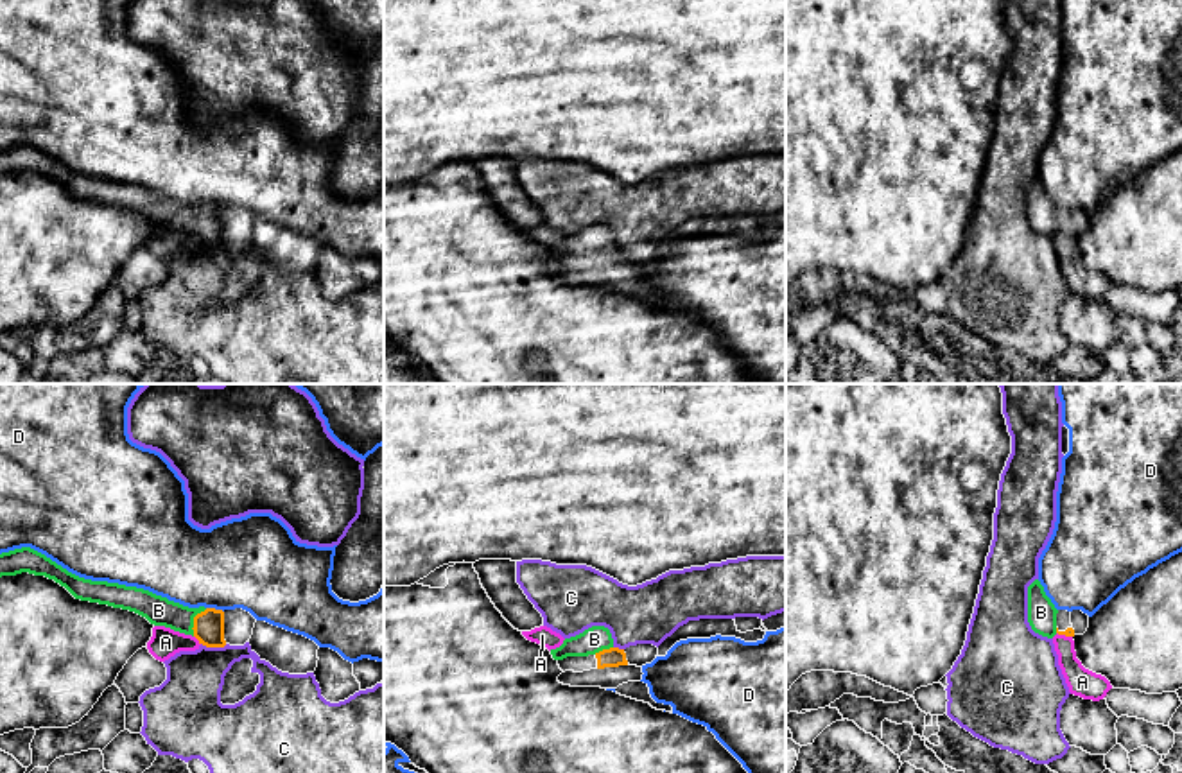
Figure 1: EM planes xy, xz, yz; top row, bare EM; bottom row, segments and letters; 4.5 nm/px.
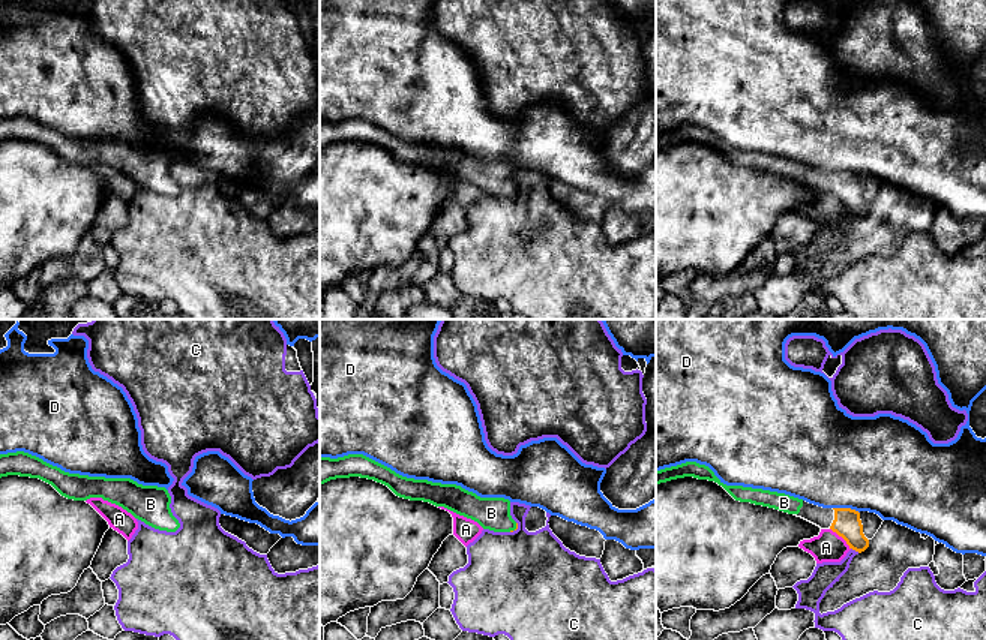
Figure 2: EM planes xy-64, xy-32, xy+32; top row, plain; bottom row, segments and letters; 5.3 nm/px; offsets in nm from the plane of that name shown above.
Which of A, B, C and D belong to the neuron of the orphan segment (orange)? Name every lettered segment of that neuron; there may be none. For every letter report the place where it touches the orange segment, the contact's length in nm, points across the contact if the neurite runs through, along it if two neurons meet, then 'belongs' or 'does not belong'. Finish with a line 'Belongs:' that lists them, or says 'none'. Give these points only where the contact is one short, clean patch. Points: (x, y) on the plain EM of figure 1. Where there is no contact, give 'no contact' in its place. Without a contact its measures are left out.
A: meets orange in xy at (198, 237); contact 50 nm long; border along xy (194, 234), (199, 243); does not belong
B: meets orange in xy at (194, 219); contact 140 nm long; runs through xy (208, 225), (194, 219), (158, 208); belongs
C: meets orange in xy at (214, 244); contact 120 nm long; border along xy (201, 241), (207, 244), (226, 243); does not belong
D: meets orange in xy at (214, 207); contact 80 nm long; border along xy (207, 205), (223, 210); does not belong
Belongs: B

